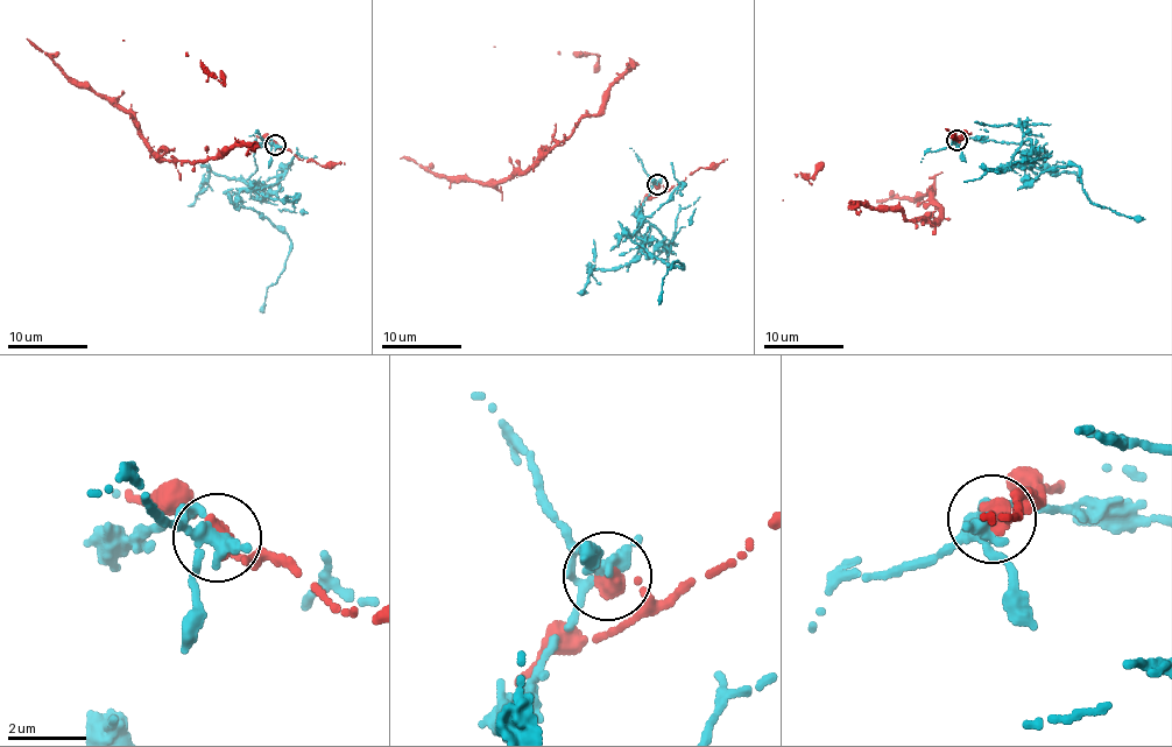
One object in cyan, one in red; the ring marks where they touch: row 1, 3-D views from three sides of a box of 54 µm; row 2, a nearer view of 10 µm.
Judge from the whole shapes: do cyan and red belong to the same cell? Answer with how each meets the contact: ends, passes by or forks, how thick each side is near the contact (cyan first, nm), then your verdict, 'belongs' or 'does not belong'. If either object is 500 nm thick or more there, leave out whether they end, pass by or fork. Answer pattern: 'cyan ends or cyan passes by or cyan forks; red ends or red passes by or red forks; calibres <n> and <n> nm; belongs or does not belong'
cyan forks; red ends; calibres 280 and 440 nm; does not belong

